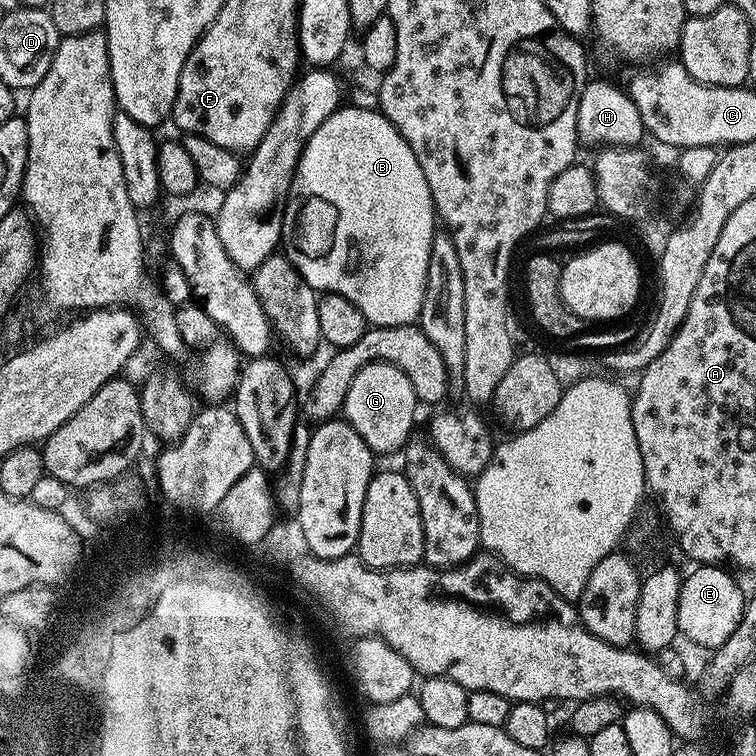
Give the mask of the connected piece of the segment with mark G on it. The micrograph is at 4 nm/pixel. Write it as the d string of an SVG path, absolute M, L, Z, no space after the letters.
M367 364L354 378L344 399L342 416L374 454L399 453L408 443L418 401L406 374L389 364Z

